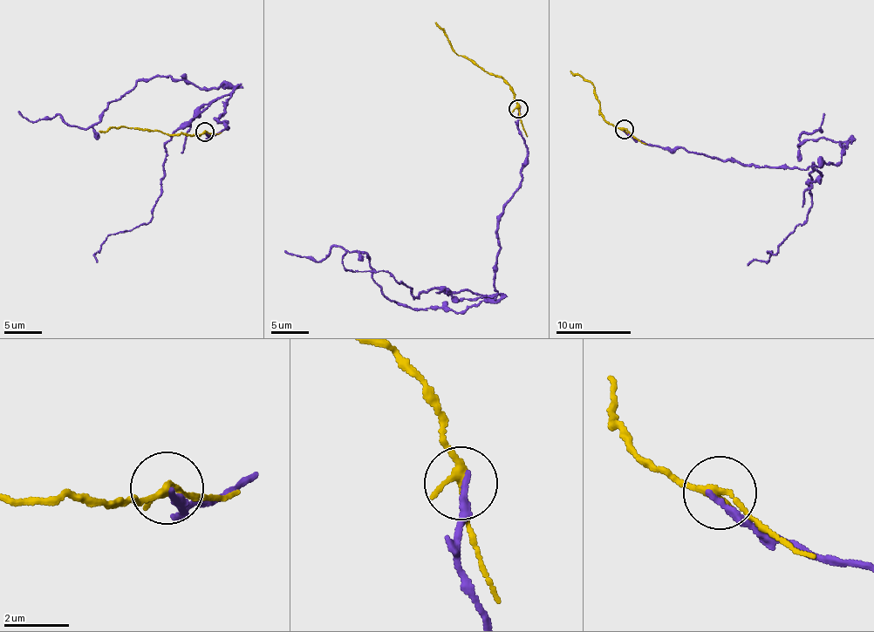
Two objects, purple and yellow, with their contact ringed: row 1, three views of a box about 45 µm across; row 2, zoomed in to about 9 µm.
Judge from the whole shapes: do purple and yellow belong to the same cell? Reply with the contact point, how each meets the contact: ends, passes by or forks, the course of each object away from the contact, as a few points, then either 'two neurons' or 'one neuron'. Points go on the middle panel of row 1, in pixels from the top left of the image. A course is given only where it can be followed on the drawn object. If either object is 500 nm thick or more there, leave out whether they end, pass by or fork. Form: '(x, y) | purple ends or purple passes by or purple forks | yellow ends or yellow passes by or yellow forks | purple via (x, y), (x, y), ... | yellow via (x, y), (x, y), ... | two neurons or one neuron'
(518, 109) | purple ends | yellow passes by | purple via (520, 107), (526, 159), (497, 231), (493, 301), (411, 308), (384, 295), (363, 252), (285, 253) | yellow via (518, 109), (518, 102), (508, 84), (458, 55), (436, 23) | two neurons

